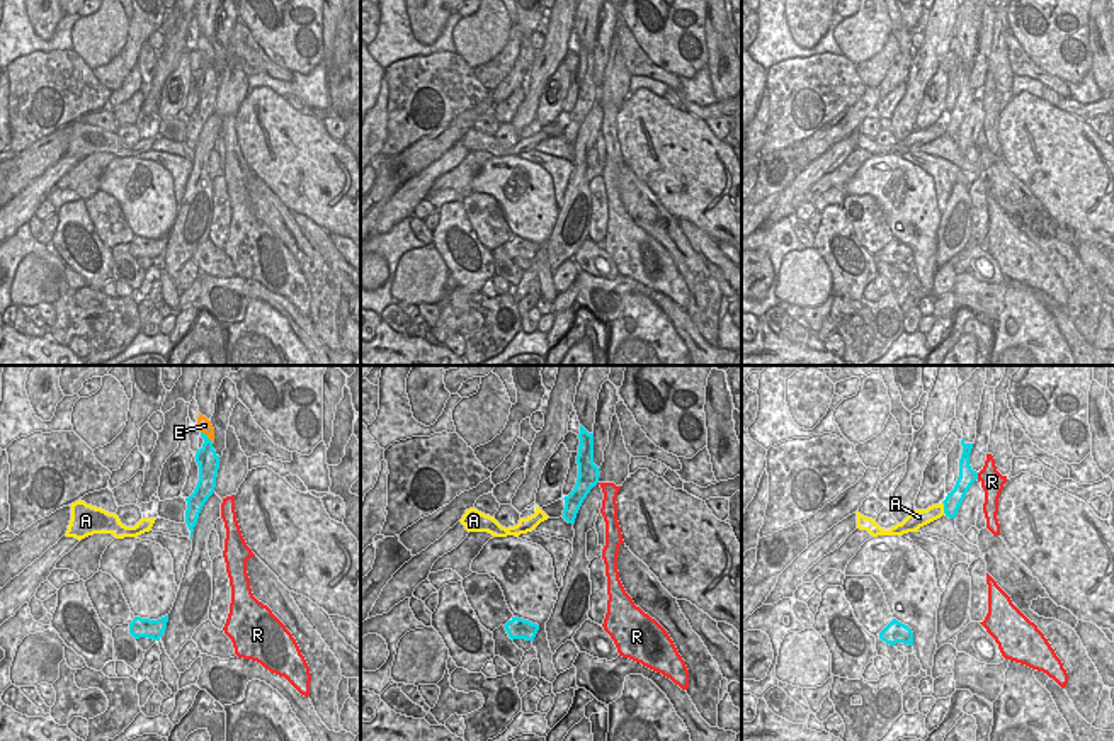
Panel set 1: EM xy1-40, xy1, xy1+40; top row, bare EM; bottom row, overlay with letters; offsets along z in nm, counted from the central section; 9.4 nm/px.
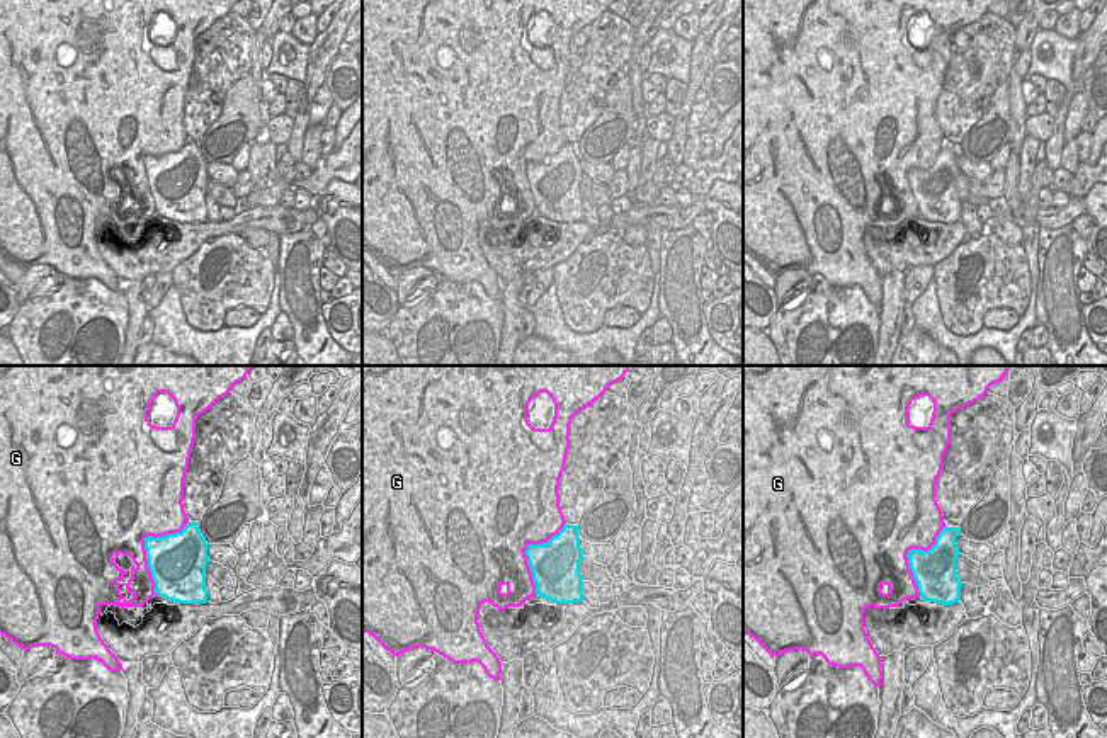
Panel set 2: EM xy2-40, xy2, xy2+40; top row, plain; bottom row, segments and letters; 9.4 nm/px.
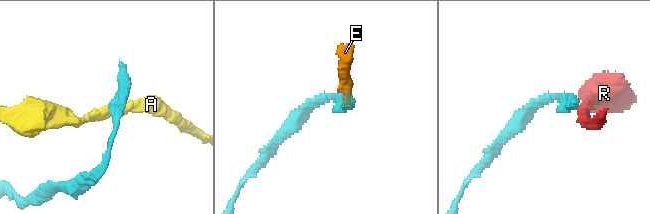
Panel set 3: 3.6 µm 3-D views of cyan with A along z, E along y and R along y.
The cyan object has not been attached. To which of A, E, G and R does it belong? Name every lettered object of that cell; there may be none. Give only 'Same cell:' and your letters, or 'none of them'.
Same cell: E

